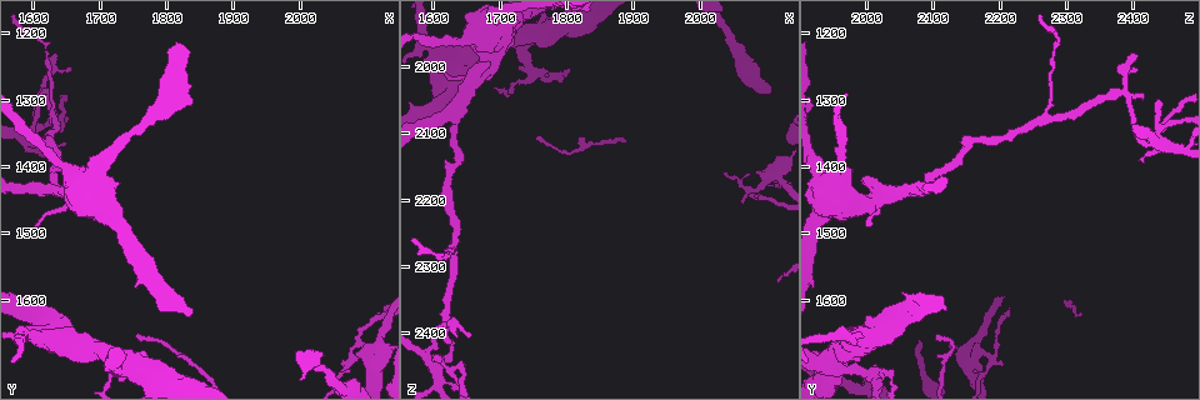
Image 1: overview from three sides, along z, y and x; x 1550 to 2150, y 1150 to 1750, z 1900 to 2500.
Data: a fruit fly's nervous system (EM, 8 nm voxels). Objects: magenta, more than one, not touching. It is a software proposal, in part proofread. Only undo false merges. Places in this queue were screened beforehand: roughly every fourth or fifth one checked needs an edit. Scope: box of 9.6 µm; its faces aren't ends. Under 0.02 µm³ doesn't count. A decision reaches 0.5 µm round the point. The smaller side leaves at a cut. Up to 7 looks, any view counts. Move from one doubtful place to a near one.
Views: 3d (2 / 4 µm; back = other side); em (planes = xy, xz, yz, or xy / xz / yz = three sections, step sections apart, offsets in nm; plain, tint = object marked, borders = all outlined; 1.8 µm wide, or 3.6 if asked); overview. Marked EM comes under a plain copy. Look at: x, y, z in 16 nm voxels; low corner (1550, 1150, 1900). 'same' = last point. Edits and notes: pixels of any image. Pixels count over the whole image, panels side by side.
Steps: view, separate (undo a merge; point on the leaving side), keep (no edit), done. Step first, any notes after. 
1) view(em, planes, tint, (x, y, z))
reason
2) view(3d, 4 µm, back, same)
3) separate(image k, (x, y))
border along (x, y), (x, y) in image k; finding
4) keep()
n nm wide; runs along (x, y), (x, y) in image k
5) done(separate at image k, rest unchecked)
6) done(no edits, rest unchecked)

view(3d, 4 µm, (1615, 1285, 2390))
sharp bend

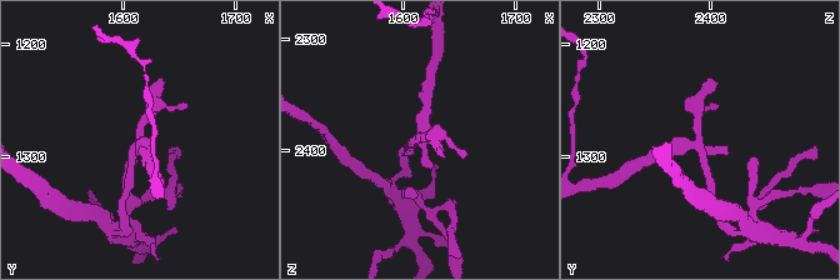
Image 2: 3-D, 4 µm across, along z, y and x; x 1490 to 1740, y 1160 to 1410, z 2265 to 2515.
view(em, planes, borders, (1614, 1288, 2386))
now the EM

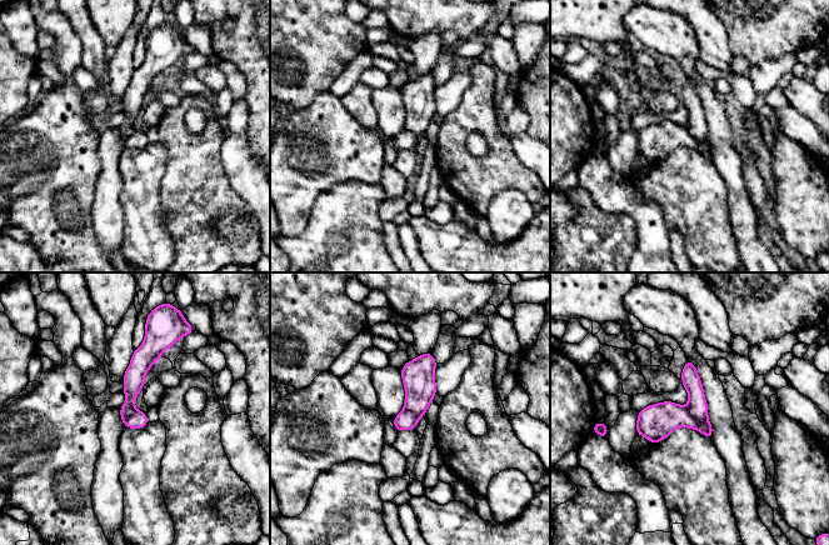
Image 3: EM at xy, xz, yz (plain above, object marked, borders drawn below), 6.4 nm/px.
separate(image 3, (698, 406))
130 nm wide; border along (687, 408), (699, 421), (707, 420) in image 3; two neurons meet here

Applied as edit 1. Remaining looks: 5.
view(overview)

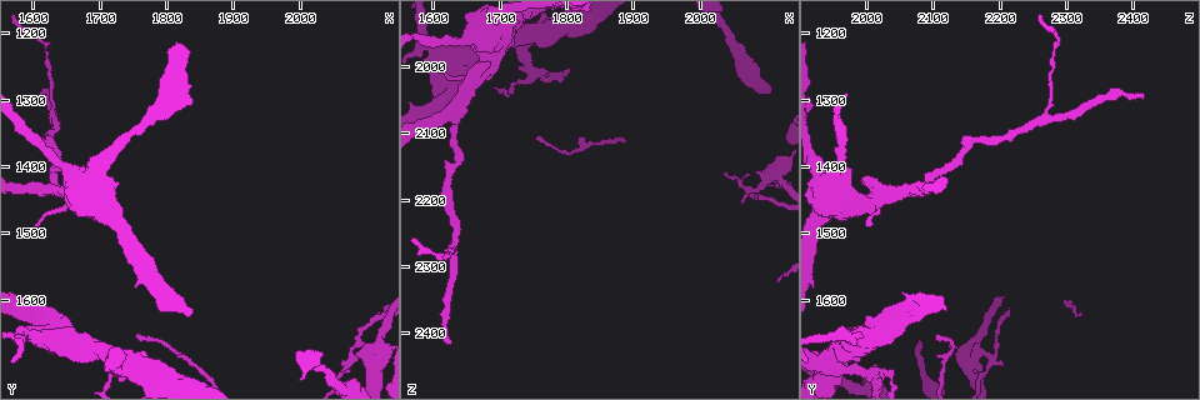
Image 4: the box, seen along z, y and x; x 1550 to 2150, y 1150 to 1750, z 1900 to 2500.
view(em, planes, borders, (1630, 1435, 2070))
a fork

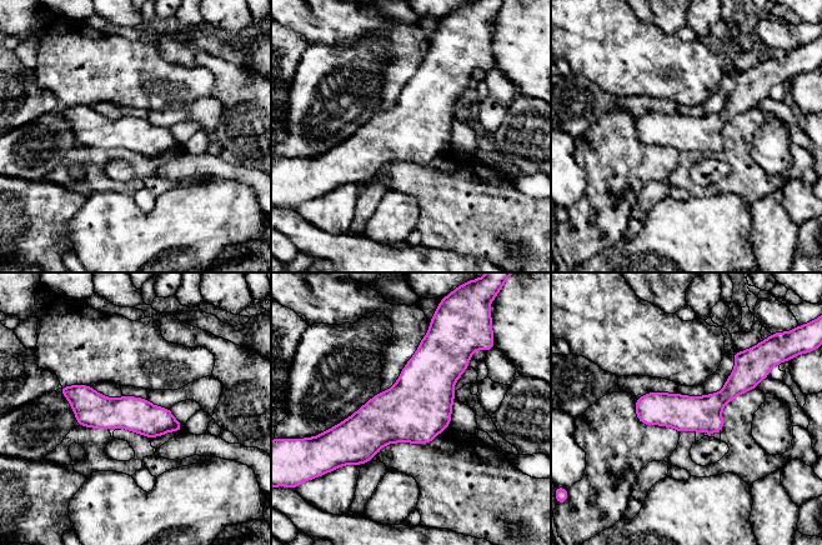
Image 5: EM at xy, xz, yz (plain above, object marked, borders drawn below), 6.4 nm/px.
keep()
runs along (755, 374), (705, 411), (638, 411) in image 5; all the same neuron

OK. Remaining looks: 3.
view(em, 3.6 µm, planes, tint, (1740, 1690, 1950))
looks like a crossing

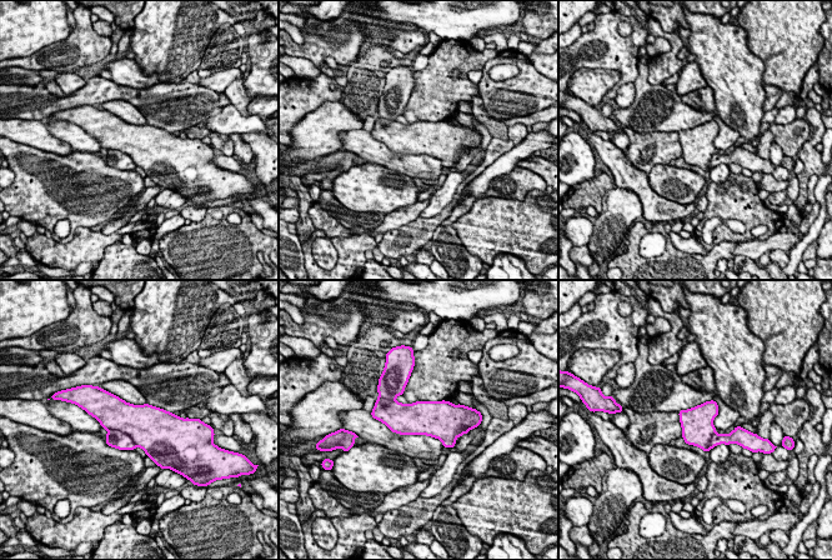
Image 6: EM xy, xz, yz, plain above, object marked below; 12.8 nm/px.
separate(image 6, (116, 439))
420 nm wide; border along (108, 429), (124, 431), (136, 445) in image 6; two neurons meet here

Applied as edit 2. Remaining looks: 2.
done(separate at image 3, separate at image 6, rest unchecked)

